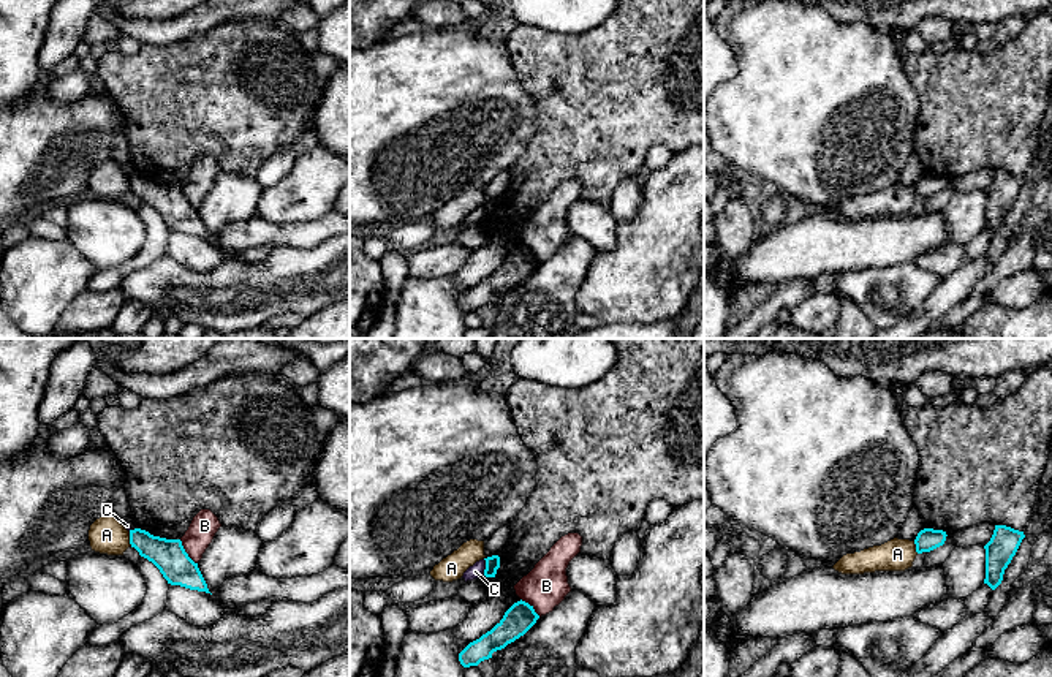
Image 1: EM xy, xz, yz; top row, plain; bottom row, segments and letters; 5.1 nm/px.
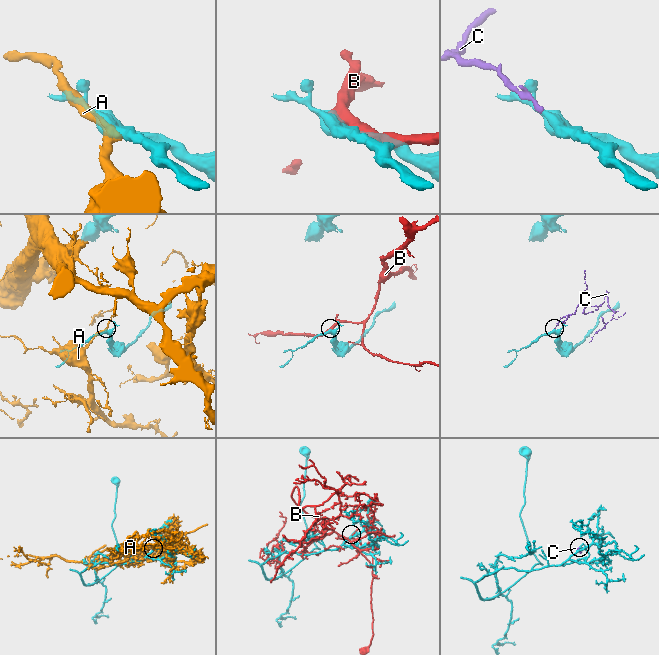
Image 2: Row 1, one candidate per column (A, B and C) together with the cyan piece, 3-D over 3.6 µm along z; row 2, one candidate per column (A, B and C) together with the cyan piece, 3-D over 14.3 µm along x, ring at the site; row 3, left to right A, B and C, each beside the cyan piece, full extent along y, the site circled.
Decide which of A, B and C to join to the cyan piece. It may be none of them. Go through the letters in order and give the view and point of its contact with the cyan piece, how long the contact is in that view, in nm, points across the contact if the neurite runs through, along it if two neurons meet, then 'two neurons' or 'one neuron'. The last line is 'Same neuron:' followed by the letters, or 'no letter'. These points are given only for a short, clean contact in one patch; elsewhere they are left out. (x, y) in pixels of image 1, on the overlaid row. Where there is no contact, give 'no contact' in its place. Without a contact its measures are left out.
A: contact xy (130, 538); length 70 nm; two neurons
B: contact xy (185, 552); length 160 nm; two neurons
C: contact xz (486, 567); length 90 nm; border xz (483, 559), (484, 574); two neurons
Same neuron: no letter

